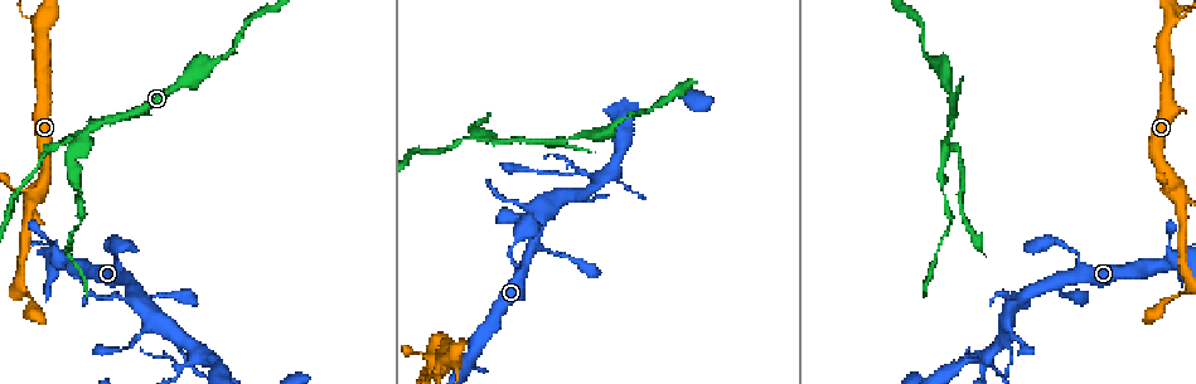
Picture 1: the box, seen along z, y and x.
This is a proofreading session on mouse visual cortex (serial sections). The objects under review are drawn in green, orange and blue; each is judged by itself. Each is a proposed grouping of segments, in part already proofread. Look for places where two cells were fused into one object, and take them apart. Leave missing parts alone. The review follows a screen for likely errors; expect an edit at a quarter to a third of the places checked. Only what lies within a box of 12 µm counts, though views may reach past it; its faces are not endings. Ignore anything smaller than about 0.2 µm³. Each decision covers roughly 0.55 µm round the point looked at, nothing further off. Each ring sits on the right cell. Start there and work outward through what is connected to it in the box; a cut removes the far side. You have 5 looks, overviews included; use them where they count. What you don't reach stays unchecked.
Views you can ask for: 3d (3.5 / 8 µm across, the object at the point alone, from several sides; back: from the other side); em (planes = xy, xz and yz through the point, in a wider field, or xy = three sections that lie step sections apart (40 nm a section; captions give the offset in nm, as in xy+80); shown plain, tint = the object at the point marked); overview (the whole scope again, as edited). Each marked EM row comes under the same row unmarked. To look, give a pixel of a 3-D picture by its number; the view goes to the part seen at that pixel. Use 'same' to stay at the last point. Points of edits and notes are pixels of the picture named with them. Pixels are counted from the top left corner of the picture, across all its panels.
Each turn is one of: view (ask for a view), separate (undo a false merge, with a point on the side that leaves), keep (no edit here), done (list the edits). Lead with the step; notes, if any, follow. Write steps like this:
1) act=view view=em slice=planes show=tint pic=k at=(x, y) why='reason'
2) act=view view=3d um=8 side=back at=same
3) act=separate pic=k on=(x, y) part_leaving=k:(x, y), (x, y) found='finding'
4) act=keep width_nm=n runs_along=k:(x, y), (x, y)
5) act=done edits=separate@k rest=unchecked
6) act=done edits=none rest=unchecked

act=view view=3d um=3.5 pic=1 at=(949, 133) why='branch point'

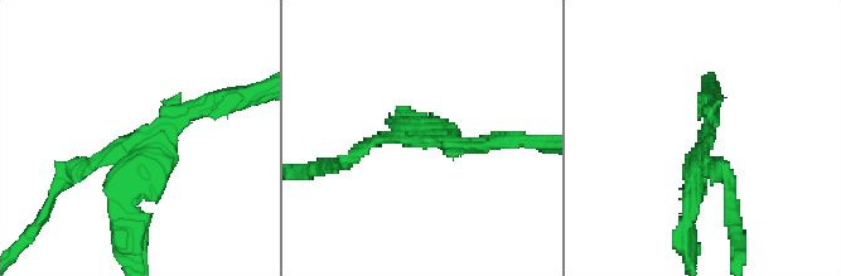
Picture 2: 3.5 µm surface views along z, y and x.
act=view view=em slice=xy step=3 show=tint pic=2 at=(429, 142)

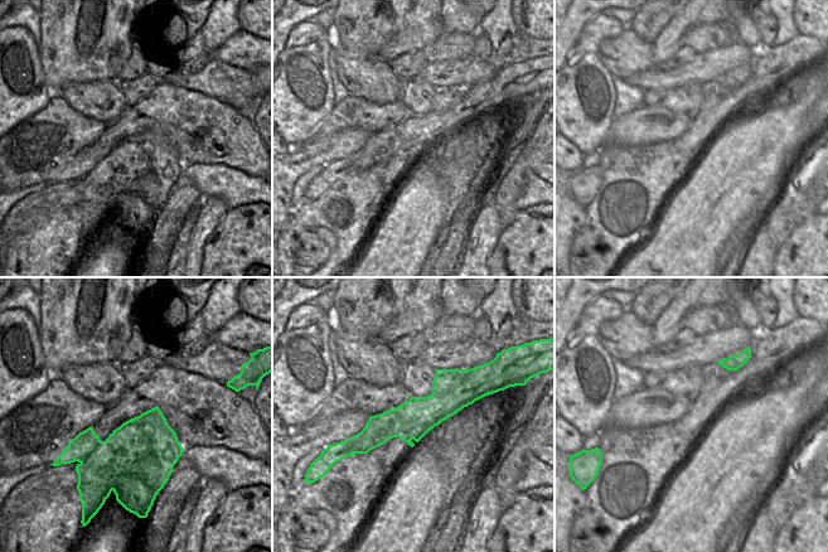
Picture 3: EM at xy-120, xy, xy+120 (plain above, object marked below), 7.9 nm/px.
act=separate pic=2 on=(135, 201) part_leaving=2:(146, 154), (115, 201), (134, 258) found='a second cell is stuck on'

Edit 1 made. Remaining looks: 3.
act=view view=3d um=8 pic=1 at=(599, 182) why='four arms meet'

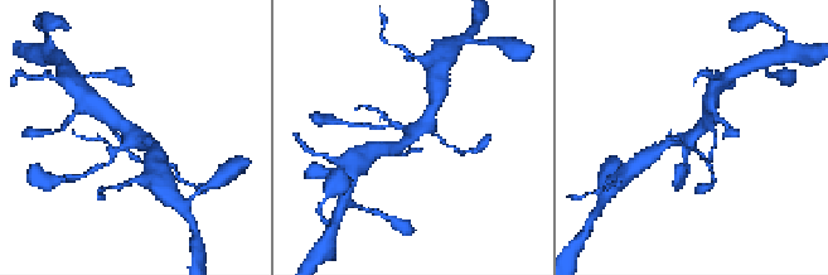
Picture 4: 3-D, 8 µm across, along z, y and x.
act=view view=3d um=3.5 side=back pic=4 at=(127, 132)

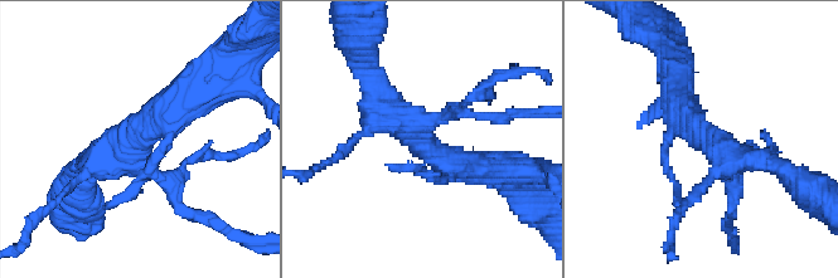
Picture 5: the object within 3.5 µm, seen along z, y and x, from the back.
act=view view=em slice=planes show=tint pic=5 at=(710, 143)

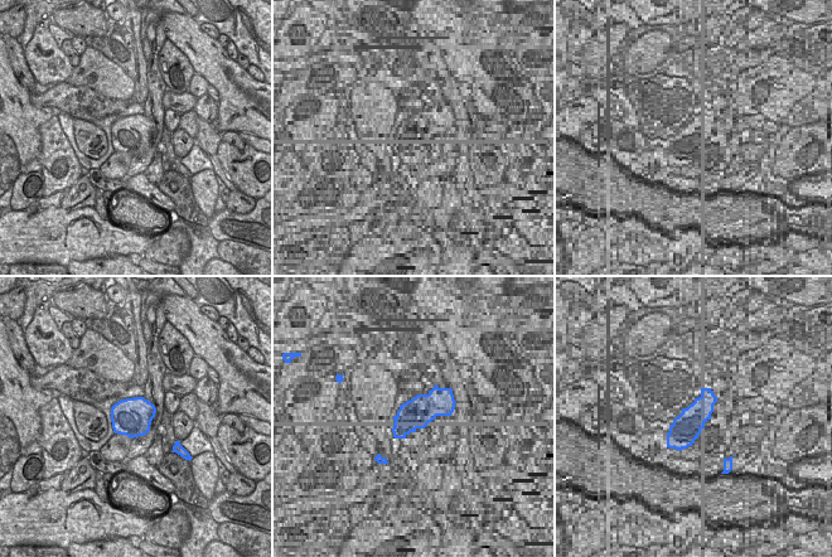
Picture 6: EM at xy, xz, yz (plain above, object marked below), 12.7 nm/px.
act=keep arm_widths_nm=150,200,300,450 runs_along=5:(476, 167), (379, 107), (368, 77) found='one cell here'

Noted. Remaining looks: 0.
act=done edits=separate@2 rest=unchecked

